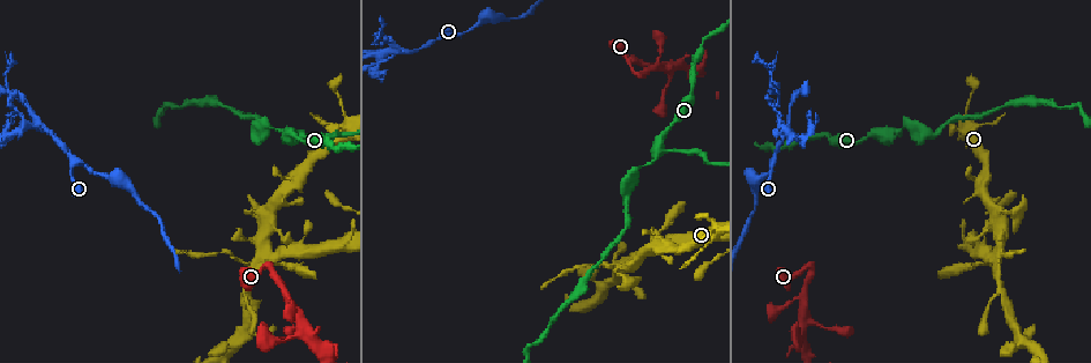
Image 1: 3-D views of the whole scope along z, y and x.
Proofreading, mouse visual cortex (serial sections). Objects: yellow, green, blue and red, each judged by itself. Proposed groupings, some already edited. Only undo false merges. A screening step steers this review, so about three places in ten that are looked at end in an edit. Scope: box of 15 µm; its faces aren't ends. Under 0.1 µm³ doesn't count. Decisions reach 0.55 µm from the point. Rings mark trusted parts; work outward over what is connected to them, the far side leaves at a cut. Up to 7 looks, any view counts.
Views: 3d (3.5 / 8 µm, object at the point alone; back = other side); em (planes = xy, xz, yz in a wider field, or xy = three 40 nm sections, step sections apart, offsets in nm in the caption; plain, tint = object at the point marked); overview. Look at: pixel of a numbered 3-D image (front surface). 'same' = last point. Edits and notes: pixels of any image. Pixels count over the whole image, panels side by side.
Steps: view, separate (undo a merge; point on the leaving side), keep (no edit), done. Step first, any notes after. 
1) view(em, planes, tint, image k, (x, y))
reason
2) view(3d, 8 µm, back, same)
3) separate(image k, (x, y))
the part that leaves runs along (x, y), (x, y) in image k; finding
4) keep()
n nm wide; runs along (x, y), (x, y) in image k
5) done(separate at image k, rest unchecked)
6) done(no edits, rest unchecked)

view(3d, 3.5 µm, image 1, (887, 136))
three arms meet

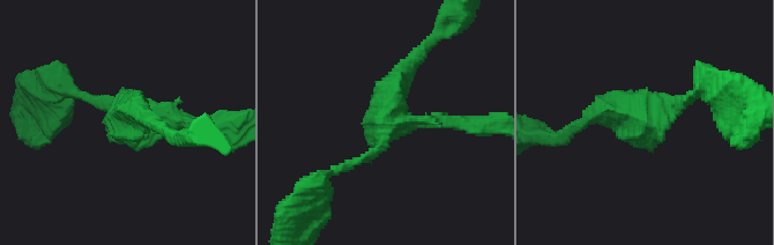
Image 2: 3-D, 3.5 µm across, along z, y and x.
view(em, xy, step 3, tint, image 2, (640, 112))
3 arms; arms of 150, 200, 200 nm

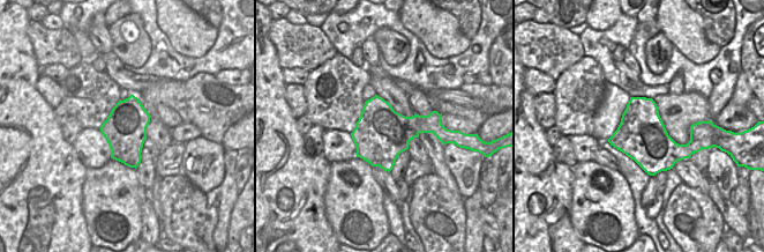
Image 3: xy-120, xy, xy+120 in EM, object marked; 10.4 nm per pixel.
view(em, xy, step 5, tint, same)
another direction

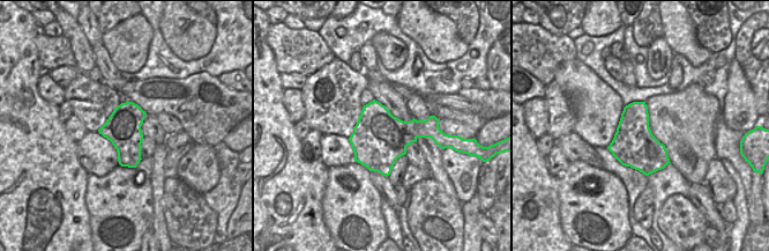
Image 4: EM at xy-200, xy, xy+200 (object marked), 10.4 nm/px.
keep()
runs along (417, 54), (378, 149), (342, 168) in image 2; all the same cell

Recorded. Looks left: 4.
view(3d, 3.5 µm, image 1, (811, 265))
sharp bend

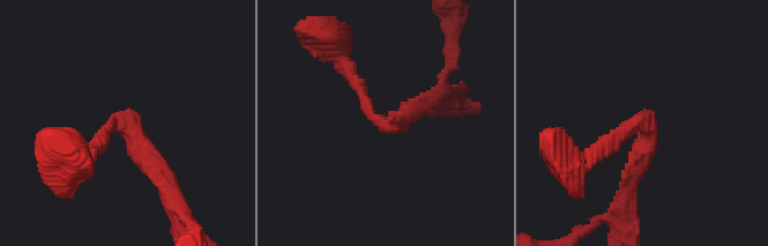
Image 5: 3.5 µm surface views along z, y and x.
keep()
runs along (342, 65), (378, 121), (420, 106) in image 5; continuous, no second cell

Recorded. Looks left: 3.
view(3d, 3.5 µm, image 1, (283, 340))
thin neck

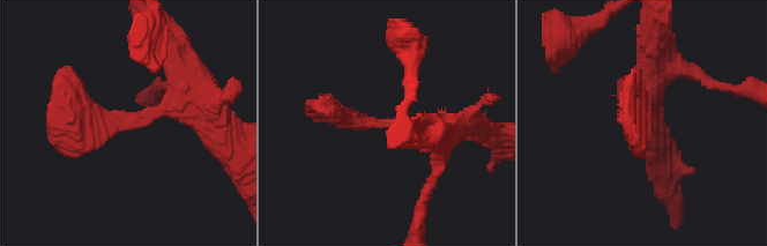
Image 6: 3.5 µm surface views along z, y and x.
view(em, xy, step 5, tint, image 6, (122, 117))

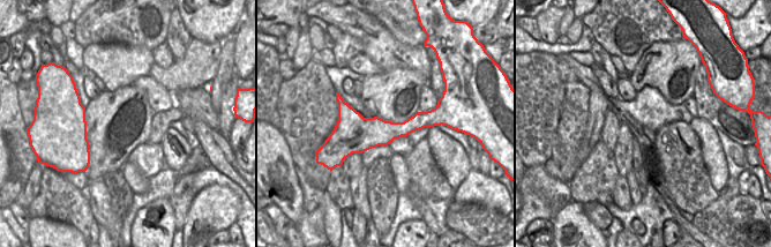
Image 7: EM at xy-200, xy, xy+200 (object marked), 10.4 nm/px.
view(em, planes, tint, same)

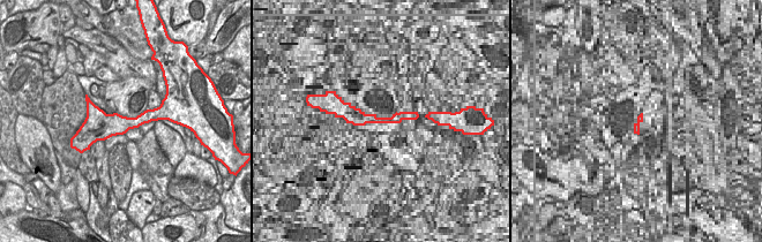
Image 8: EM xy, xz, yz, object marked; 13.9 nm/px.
keep()
320 nm wide; runs along (451, 129), (358, 124), (326, 109) in image 6; all the same cell

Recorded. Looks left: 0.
done(no edits, rest unchecked)

